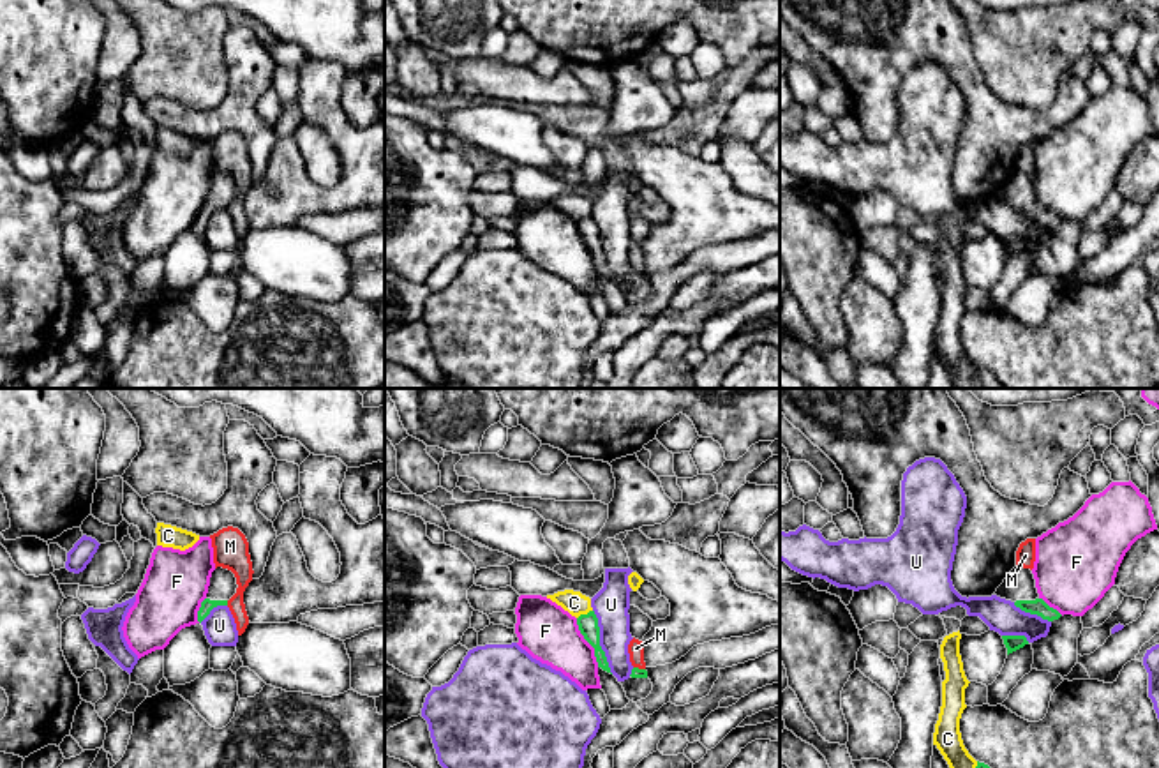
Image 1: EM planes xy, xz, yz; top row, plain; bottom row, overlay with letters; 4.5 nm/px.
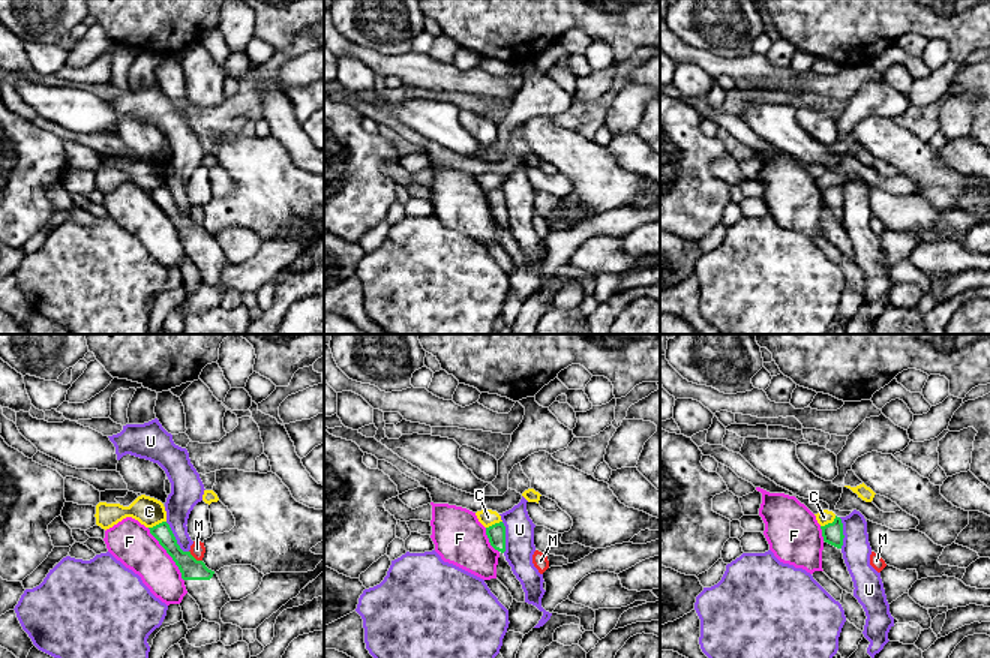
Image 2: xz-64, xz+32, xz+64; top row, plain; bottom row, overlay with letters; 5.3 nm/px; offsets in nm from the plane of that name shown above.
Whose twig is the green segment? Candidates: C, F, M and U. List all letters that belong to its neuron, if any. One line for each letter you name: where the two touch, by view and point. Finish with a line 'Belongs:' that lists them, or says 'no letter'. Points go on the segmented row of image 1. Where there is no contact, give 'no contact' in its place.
Belongs: no letter

